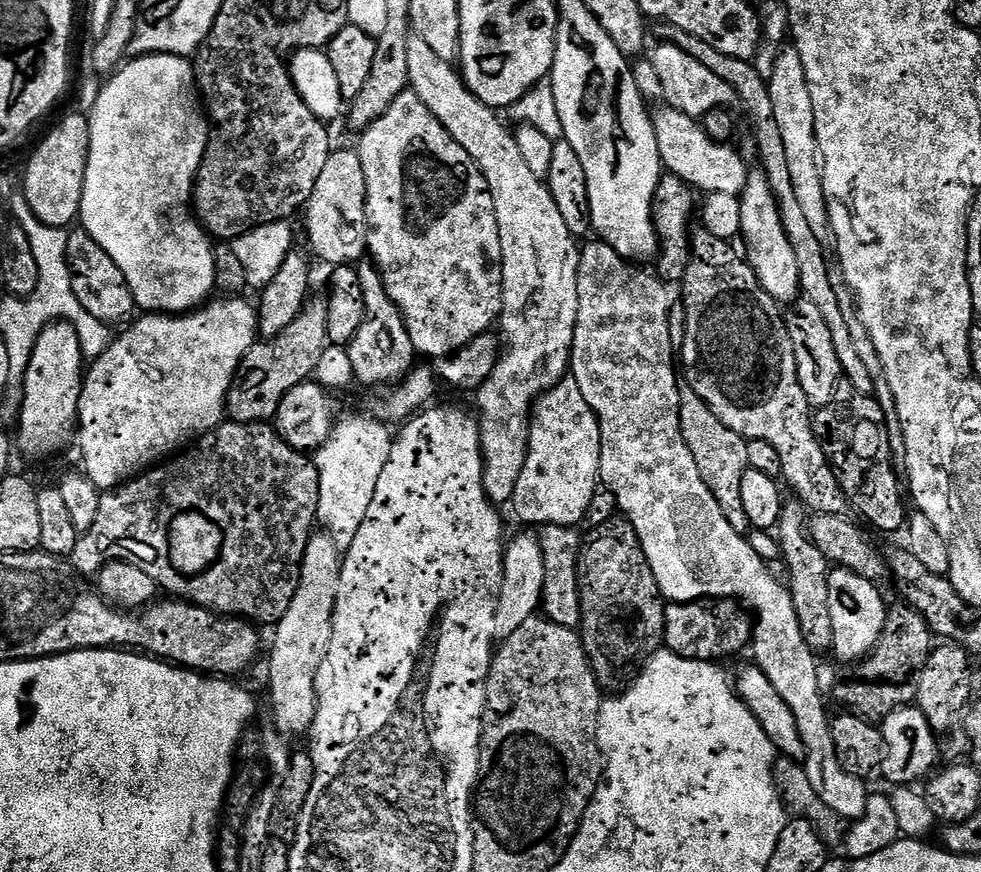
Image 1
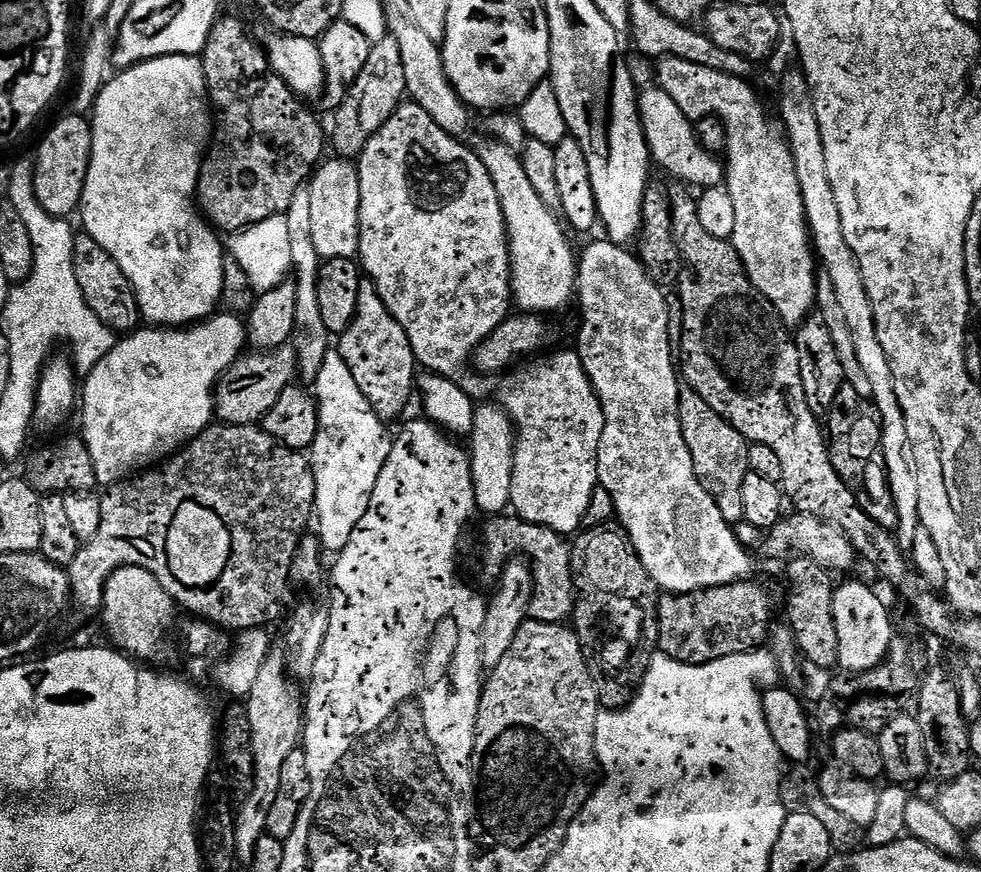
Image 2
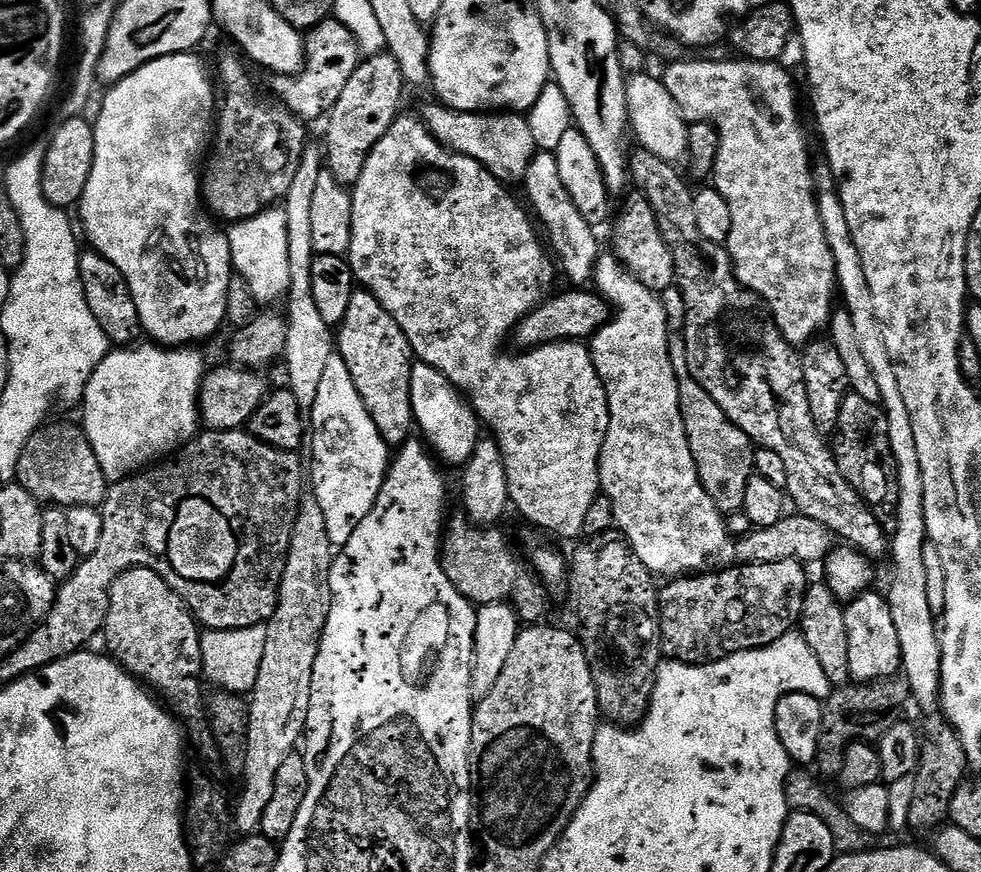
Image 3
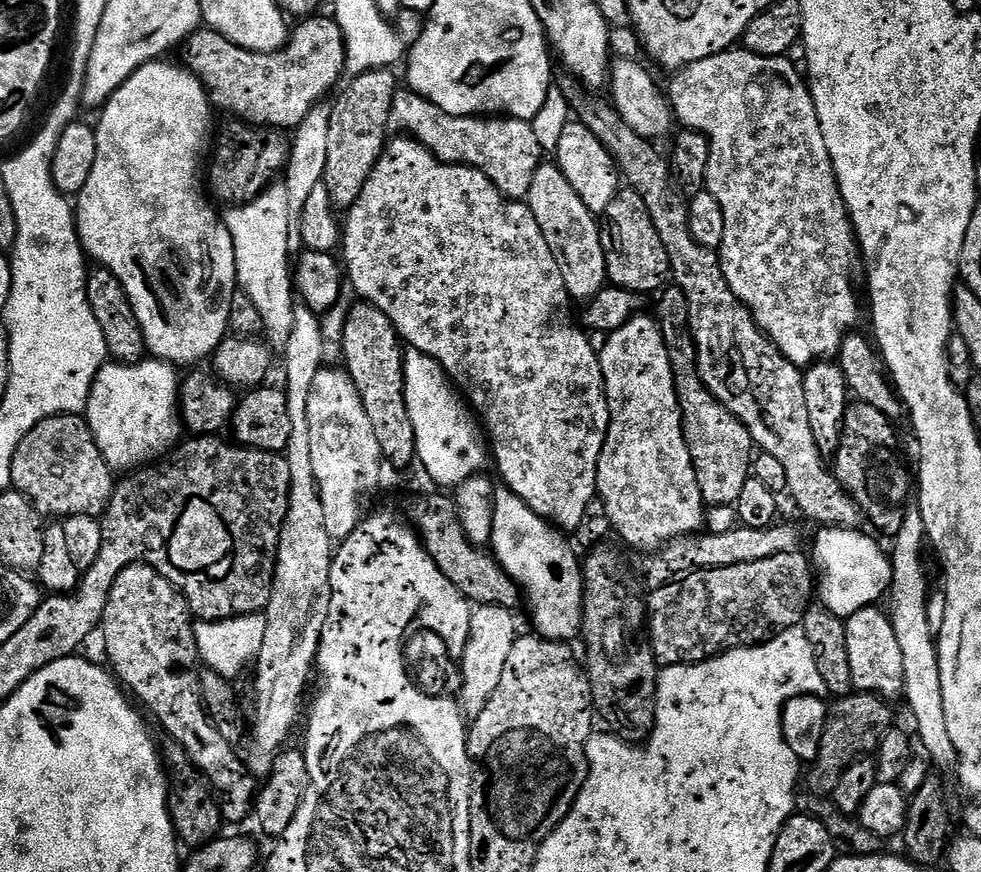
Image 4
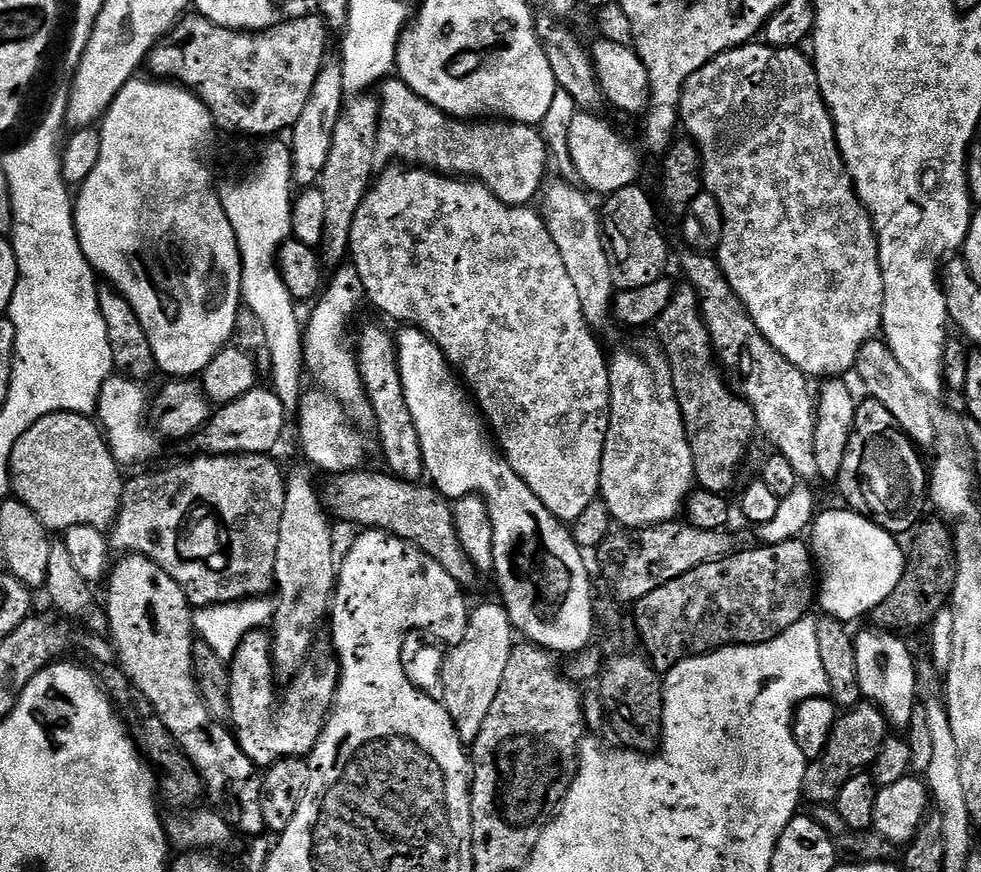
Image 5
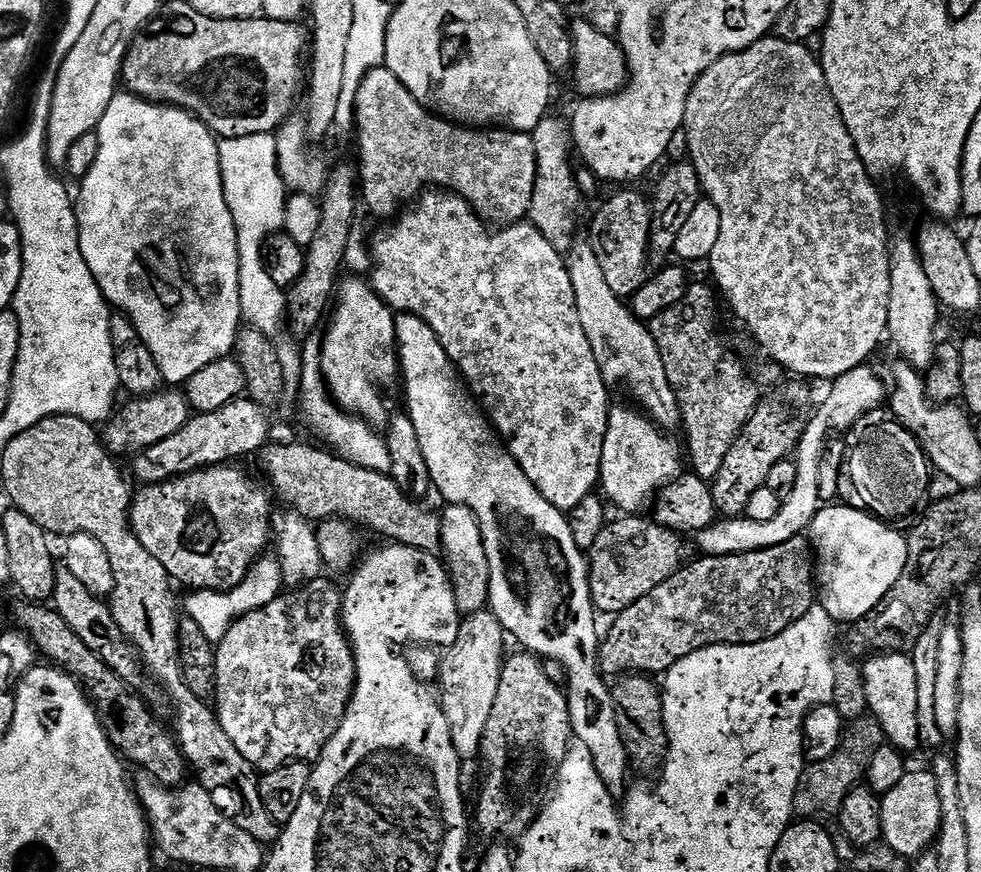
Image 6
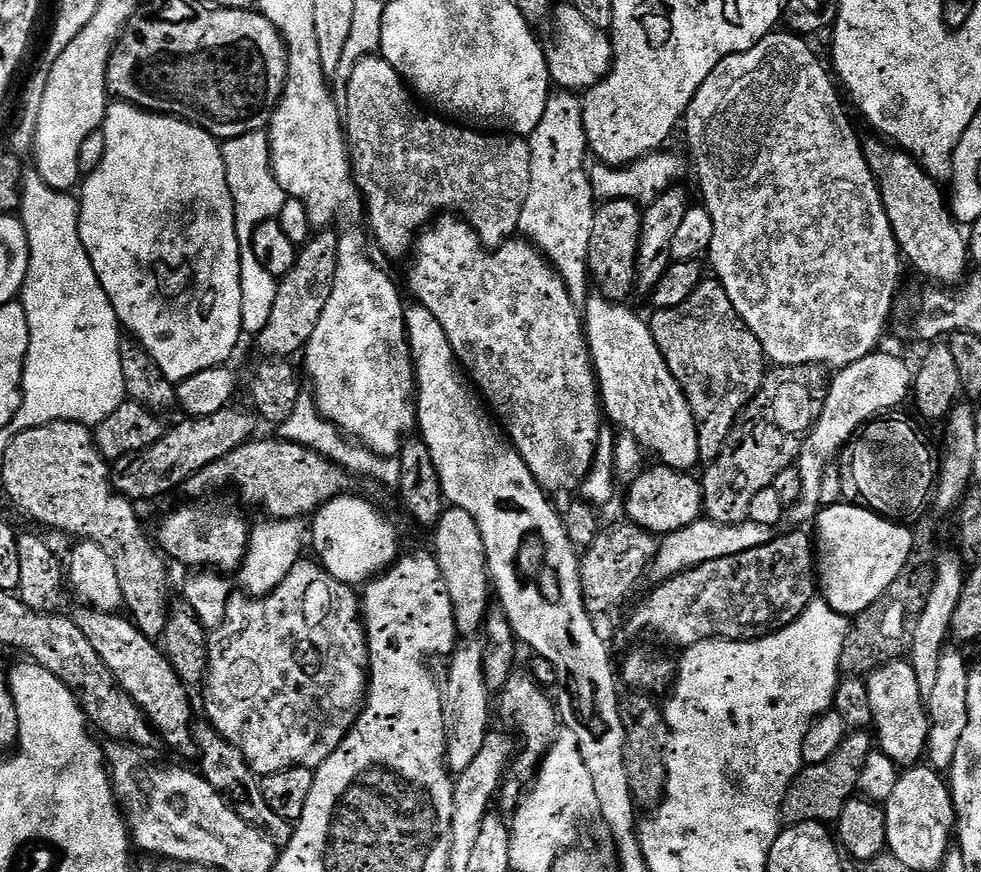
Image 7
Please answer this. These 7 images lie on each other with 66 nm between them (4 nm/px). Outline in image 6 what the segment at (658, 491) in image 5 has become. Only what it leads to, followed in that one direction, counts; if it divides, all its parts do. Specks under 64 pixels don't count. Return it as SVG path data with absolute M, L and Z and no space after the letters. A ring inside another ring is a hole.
M624 404L616 408L615 405L608 413L598 485L607 503L613 509L621 508L621 513L624 514L643 513L643 508L655 501L660 489L674 483L682 475L682 452L681 449L680 452L676 449L675 442L668 437L671 435L660 425L653 424L643 411L632 408L627 408Z

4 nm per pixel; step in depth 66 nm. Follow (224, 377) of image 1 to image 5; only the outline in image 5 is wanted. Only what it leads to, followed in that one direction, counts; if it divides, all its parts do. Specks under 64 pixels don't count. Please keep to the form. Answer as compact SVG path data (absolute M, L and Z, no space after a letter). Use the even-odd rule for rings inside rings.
M113 374L102 386L96 403L95 415L103 431L108 448L114 454L117 464L144 464L160 452L161 437L150 423L150 392L139 380L129 380L126 376Z

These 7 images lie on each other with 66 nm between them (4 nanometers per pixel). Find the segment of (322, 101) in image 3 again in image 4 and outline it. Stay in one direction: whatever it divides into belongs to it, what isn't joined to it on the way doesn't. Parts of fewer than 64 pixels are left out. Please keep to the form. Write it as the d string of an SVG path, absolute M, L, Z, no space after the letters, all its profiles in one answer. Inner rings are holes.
M313 14L301 19L291 29L288 43L279 52L255 52L234 42L222 34L204 26L192 33L183 45L183 67L194 73L204 86L213 109L229 112L232 118L245 124L267 126L273 130L295 130L304 121L306 114L325 99L324 95L345 75L346 42L338 22L331 15Z

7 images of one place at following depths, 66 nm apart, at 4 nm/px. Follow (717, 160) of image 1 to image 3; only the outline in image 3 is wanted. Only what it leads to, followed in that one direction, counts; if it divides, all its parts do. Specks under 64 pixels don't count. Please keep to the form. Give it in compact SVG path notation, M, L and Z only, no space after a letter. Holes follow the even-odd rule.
M647 71L638 72L627 77L626 102L628 103L628 122L633 137L640 139L639 147L650 154L658 154L666 162L679 165L680 160L687 161L688 126L678 102L666 90L659 75L648 76Z

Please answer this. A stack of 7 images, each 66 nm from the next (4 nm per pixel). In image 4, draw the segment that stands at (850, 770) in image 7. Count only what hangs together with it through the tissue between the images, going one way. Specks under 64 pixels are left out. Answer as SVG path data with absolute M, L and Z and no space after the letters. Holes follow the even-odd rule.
M853 691L851 696L842 696L831 701L826 718L826 730L822 734L822 746L818 750L818 758L811 761L806 772L807 791L815 796L831 797L834 786L842 779L842 774L855 760L875 753L880 747L882 738L894 726L892 707L889 701L873 696L870 692Z

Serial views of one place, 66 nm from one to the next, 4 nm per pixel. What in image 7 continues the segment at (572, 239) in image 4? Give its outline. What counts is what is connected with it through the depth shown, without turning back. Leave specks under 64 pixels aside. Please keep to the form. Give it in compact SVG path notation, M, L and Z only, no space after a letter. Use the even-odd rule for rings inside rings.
M599 294L589 295L582 306L583 327L596 370L603 415L607 419L609 416L617 429L624 428L620 430L633 436L645 453L653 452L663 467L692 472L695 464L701 463L694 414L674 374L670 374L662 350L654 342L649 321L631 312L628 306Z

